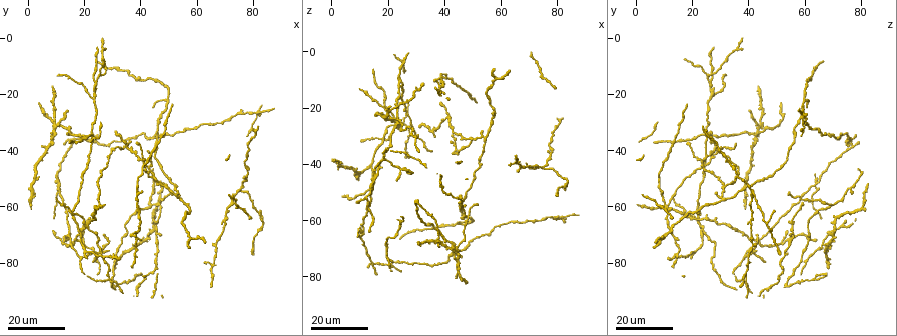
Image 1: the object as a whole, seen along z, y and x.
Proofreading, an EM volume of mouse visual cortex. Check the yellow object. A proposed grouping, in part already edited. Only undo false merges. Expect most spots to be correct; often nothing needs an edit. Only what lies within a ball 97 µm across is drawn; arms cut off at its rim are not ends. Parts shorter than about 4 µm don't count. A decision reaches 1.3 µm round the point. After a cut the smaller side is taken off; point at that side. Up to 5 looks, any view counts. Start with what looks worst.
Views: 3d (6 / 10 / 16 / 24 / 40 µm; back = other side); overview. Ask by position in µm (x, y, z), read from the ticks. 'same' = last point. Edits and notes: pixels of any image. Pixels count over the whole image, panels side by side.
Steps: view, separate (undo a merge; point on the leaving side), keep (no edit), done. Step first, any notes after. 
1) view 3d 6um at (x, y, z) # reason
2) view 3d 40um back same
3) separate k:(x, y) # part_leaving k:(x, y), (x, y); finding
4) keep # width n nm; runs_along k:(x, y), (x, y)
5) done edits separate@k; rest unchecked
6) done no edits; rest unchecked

view 3d 24um at (11, 51, 64) # four arms meet

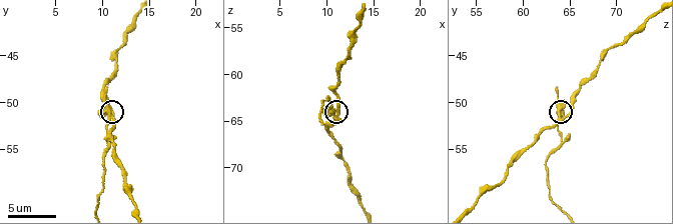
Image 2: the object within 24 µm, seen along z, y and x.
view 3d 10um at (11.0, 52.0, 63.8)

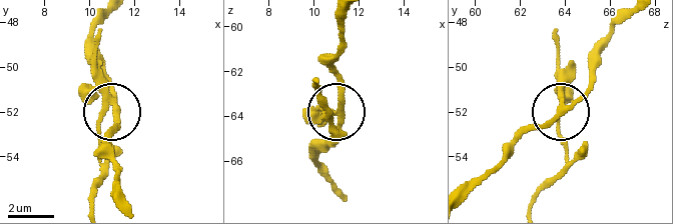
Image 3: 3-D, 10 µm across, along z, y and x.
keep # runs_along 3:(465, 194), (522, 137), (560, 112), (556, 131), (568, 169); continuous, no second cell

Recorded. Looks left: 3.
view 3d 16um at (49, 54, 32) # two arms at a narrow angle

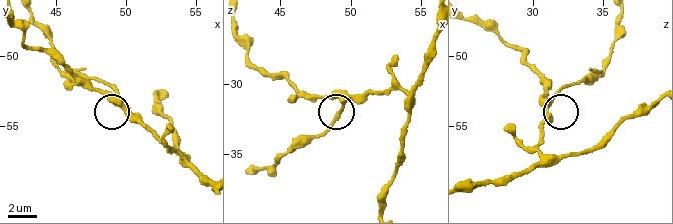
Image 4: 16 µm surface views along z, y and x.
view 3d 6um at (49.4, 53.0, 31.4)

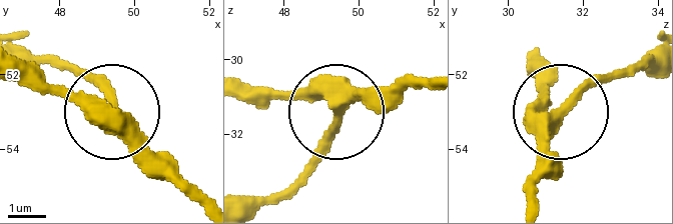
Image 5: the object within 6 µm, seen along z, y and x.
keep # width 310 nm; continuous, no second cell

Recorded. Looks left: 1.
done no edits; rest unchecked

